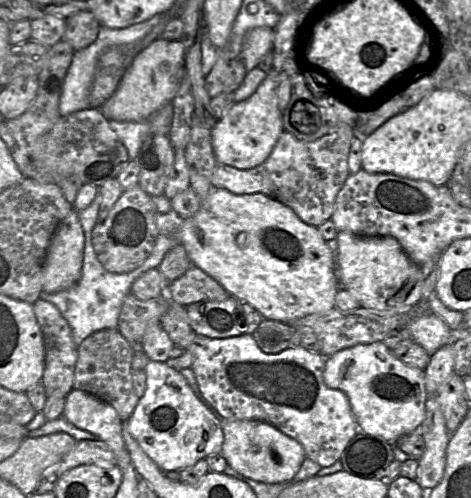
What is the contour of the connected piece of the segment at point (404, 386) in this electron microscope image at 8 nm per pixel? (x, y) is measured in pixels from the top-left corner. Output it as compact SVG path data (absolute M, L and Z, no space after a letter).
M382 341L355 345L327 357L323 379L329 388L346 394L362 431L388 443L420 428L425 419L424 370L404 364Z

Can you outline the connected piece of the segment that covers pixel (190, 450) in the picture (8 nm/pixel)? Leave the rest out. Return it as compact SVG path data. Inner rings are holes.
M148 361L145 372L147 389L140 398L134 412L127 420L129 433L135 438L143 451L163 472L181 471L195 465L210 455L222 454L224 442L223 424L204 405L194 393L186 378L166 363Z

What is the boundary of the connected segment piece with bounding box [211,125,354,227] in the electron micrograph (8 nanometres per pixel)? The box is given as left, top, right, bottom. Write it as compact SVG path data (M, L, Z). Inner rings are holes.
M337 125L328 134L313 141L299 140L283 130L271 154L262 164L247 170L217 164L211 176L212 189L226 189L236 195L264 194L291 208L304 223L318 227L332 217L338 192L350 175L348 154L353 138L354 125Z

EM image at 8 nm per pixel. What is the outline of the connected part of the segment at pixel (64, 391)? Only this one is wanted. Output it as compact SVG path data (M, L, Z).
M38 297L33 309L43 334L45 347L45 365L41 382L46 388L47 395L67 397L73 390L78 358L78 347L74 343L71 328L59 309L52 303Z

